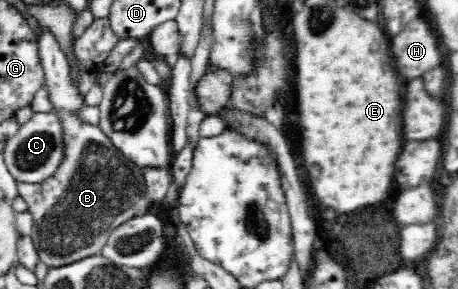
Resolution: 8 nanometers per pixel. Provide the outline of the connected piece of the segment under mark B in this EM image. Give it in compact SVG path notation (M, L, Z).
M44 29L39 43L39 58L41 59L46 93L51 104L51 112L56 114L62 125L62 139L64 142L64 157L58 165L54 176L48 177L38 184L17 183L18 194L21 195L32 214L31 236L36 246L39 260L49 267L62 267L78 259L96 255L103 250L110 229L118 227L123 221L128 221L134 215L144 215L149 209L151 201L146 195L144 169L138 167L126 156L118 151L101 128L82 116L82 109L86 107L86 95L79 89L77 75L72 63L61 51L55 38Z

